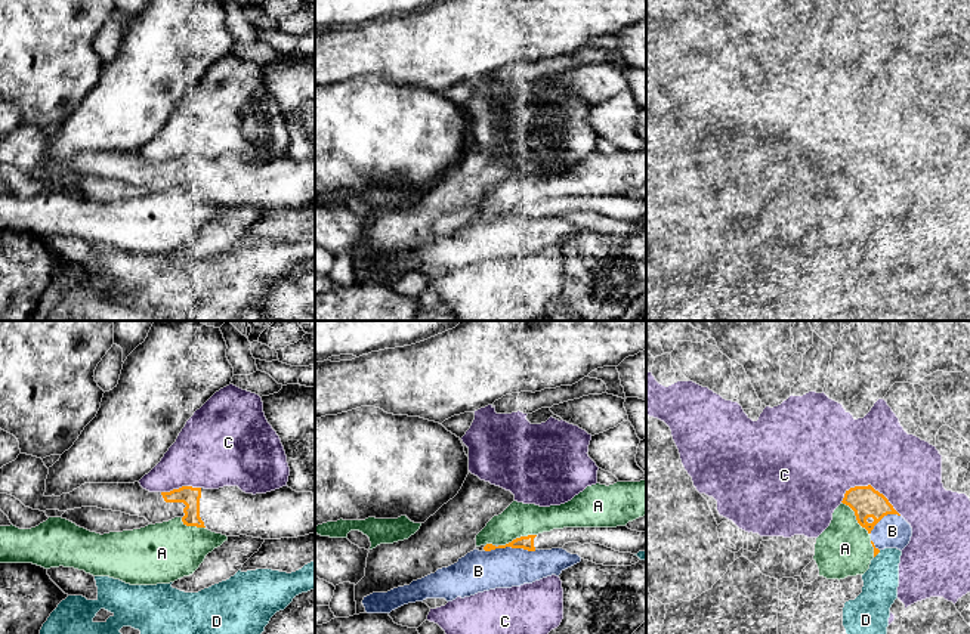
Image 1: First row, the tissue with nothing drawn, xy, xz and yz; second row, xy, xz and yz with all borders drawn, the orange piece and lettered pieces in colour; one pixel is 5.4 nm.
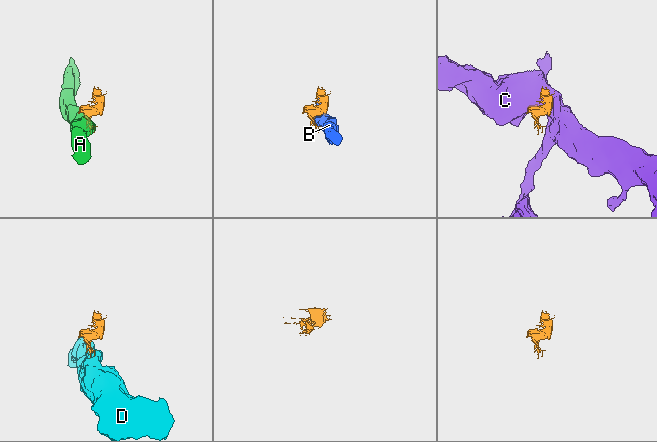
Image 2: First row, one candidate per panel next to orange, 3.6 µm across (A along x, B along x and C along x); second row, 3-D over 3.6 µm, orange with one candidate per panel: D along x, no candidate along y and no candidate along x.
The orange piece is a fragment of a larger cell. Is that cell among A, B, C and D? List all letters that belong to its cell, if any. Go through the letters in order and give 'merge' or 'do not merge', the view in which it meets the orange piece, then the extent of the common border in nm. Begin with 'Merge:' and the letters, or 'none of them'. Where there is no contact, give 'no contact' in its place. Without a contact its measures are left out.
Merge: none of them
A: do not merge; meets orange in xz; contact 220 nm long
B: do not merge; meets orange in xz; contact 280 nm long
C: do not merge; meets orange in yz; contact 340 nm long
D: do not merge; meets orange in yz; contact 60 nm long

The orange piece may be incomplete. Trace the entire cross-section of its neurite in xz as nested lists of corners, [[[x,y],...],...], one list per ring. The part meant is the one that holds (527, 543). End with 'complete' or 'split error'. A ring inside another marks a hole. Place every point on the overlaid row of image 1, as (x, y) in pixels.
[[[627,526],[617,528],[563,528],[543,532],[538,535],[528,535],[513,539],[506,545],[481,545],[479,551],[491,551],[495,548],[523,548],[528,551],[563,548],[568,542],[600,544],[620,553],[637,554],[646,550],[646,532],[631,531]]] | split error

